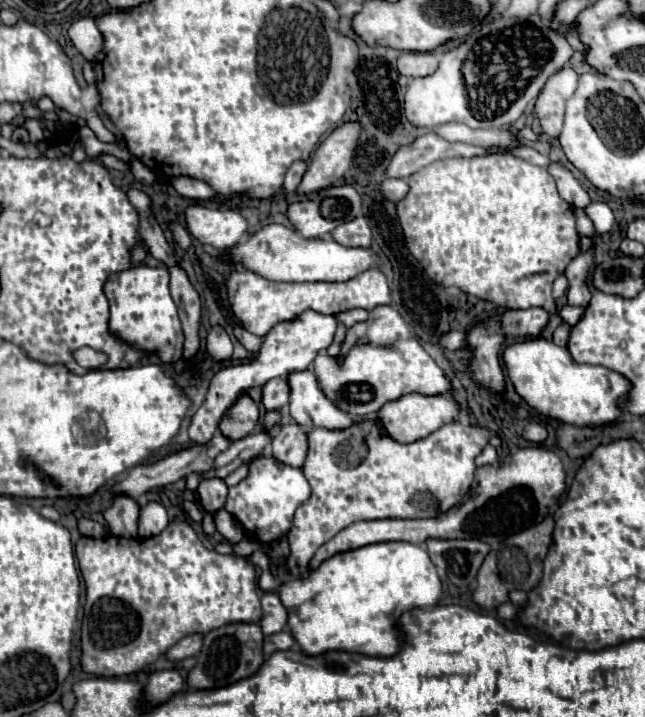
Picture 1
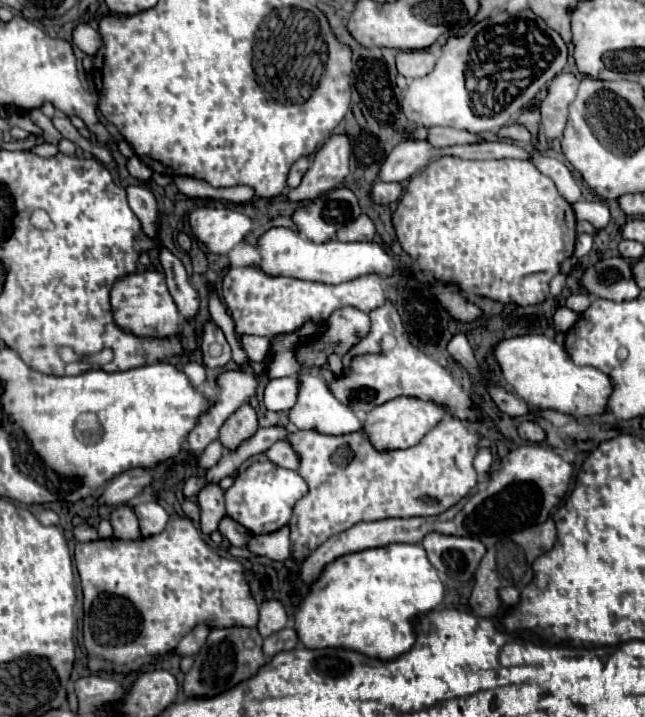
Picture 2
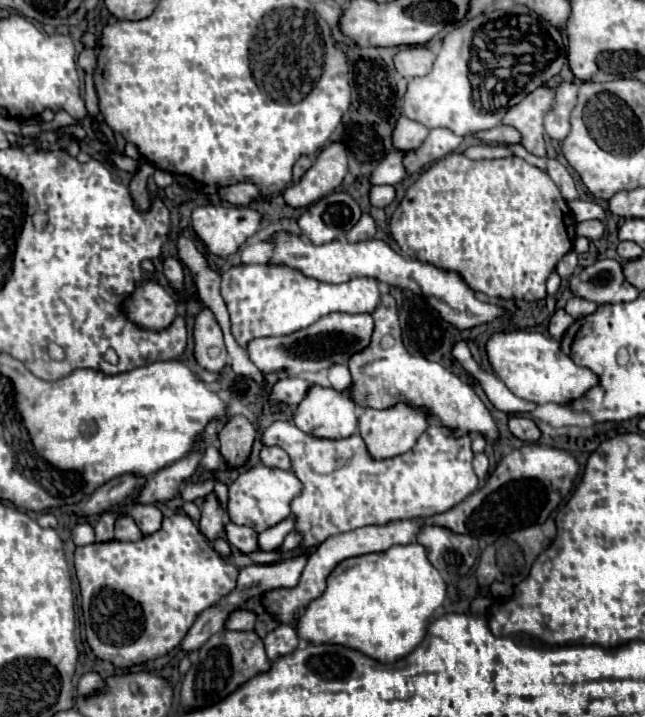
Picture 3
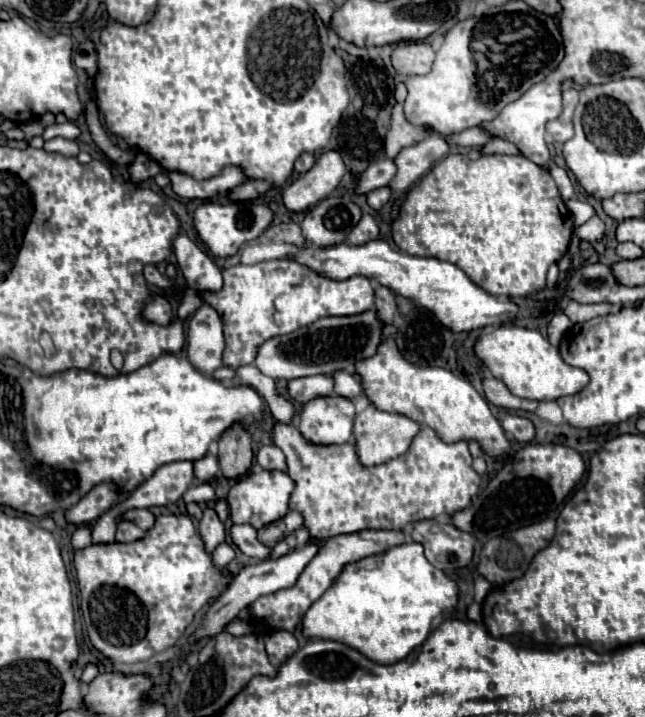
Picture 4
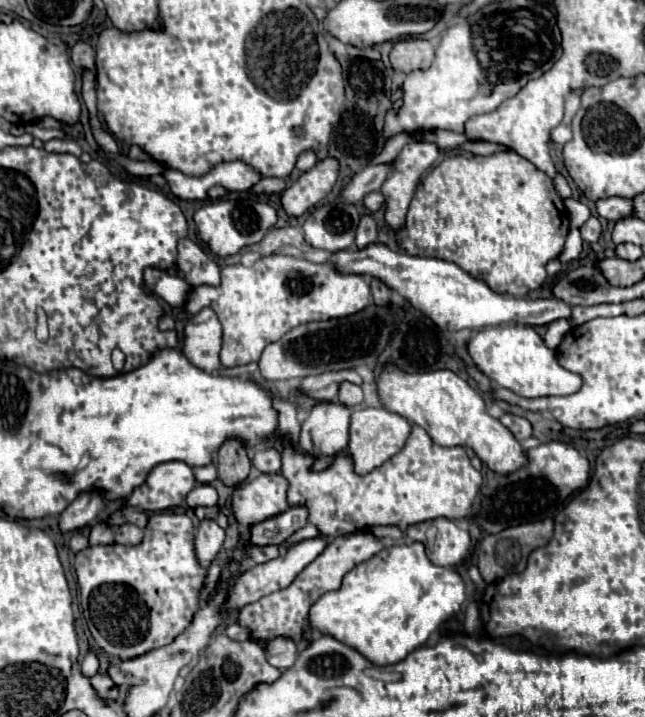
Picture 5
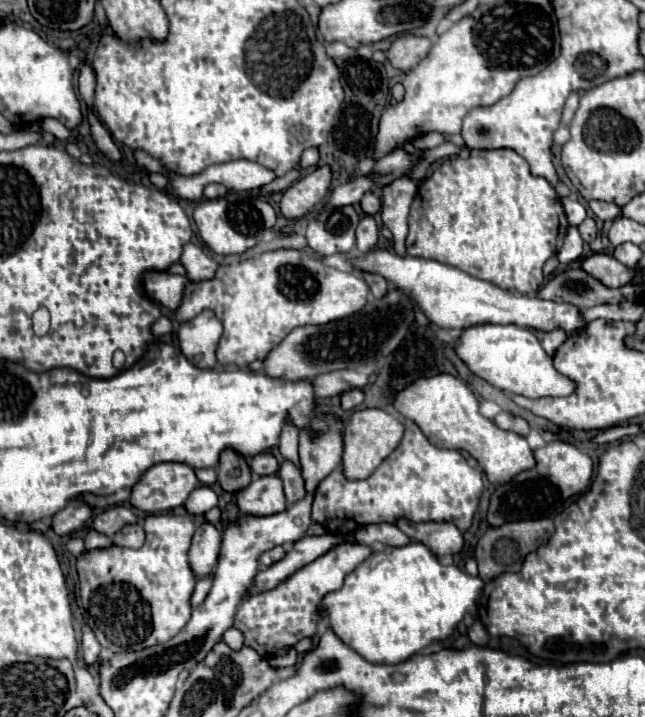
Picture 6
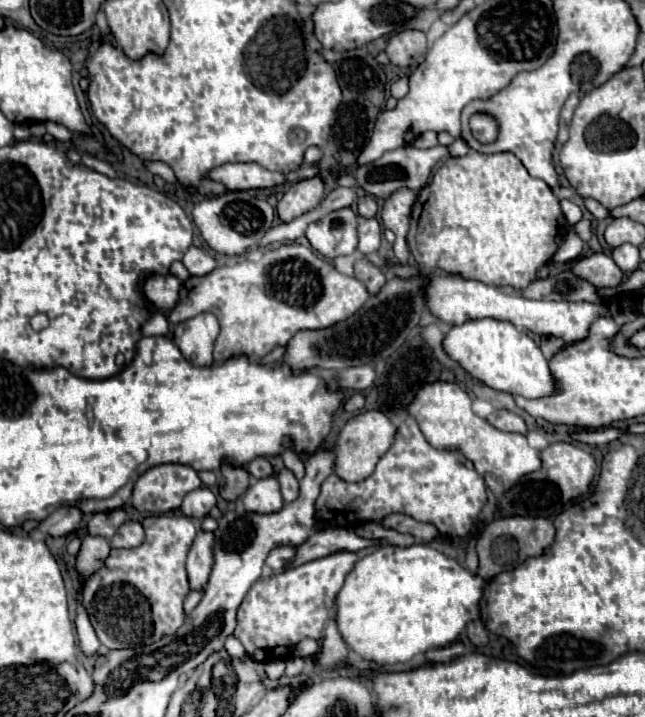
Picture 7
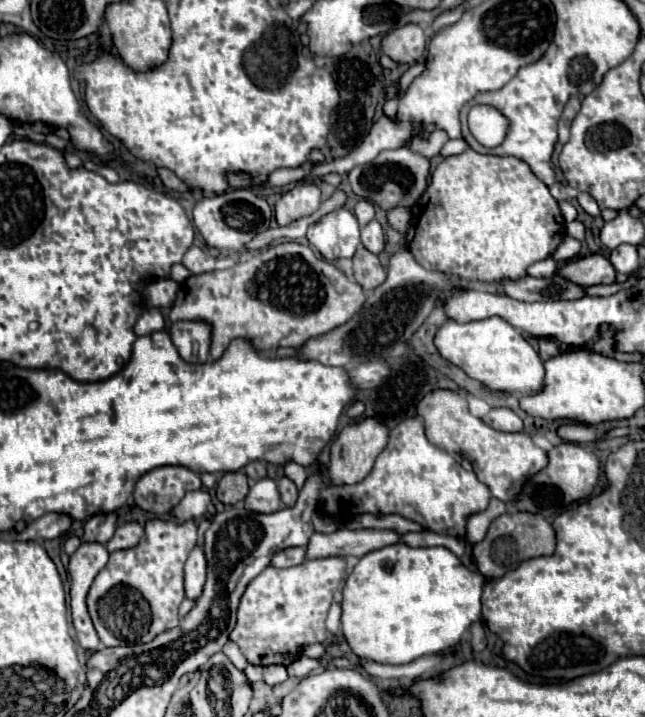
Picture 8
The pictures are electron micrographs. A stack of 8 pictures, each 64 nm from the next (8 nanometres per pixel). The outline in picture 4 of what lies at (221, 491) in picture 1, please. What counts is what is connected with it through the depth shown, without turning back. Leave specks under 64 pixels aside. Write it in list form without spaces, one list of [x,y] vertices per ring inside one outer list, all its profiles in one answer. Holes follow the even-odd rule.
[[[206,508],[206,510],[204,510],[204,516],[202,516],[202,520],[200,520],[198,530],[200,530],[202,542],[204,542],[204,550],[206,550],[208,554],[214,552],[214,548],[224,542],[224,536],[226,536],[224,524],[218,520],[218,516],[216,516],[216,512],[214,512],[212,508]]]

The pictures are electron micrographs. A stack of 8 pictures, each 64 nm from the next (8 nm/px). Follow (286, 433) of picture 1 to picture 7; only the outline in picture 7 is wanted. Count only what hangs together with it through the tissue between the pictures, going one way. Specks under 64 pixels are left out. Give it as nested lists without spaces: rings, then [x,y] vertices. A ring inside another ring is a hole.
[[[254,458],[246,470],[254,476],[254,478],[266,478],[266,476],[272,476],[272,464],[266,460],[266,458]]]

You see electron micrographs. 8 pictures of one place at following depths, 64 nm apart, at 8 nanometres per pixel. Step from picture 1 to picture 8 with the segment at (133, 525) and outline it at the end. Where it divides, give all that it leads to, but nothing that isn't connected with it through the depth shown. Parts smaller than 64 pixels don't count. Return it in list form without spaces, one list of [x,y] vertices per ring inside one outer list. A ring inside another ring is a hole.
[[[126,522],[126,524],[116,528],[114,536],[106,542],[106,548],[108,548],[108,552],[116,552],[116,550],[122,550],[122,548],[132,548],[132,546],[138,544],[142,534],[144,534],[144,528],[138,522]]]

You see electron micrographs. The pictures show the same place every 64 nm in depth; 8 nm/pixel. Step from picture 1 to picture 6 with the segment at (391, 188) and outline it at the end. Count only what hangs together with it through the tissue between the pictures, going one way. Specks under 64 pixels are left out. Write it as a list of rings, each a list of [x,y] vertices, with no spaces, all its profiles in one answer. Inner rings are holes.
[[[366,192],[366,194],[362,196],[362,200],[360,200],[360,208],[362,208],[364,214],[374,216],[374,214],[380,210],[380,200],[378,200],[378,196],[372,194],[372,192]]]

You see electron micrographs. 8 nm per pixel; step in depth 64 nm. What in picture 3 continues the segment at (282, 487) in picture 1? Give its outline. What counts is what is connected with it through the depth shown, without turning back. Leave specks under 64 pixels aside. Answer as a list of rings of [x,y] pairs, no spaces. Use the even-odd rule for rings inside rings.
[[[254,466],[246,472],[242,472],[228,488],[228,516],[234,524],[244,524],[254,528],[256,532],[262,532],[284,518],[290,516],[290,502],[296,498],[302,490],[300,480],[286,470],[268,468],[268,466]]]

